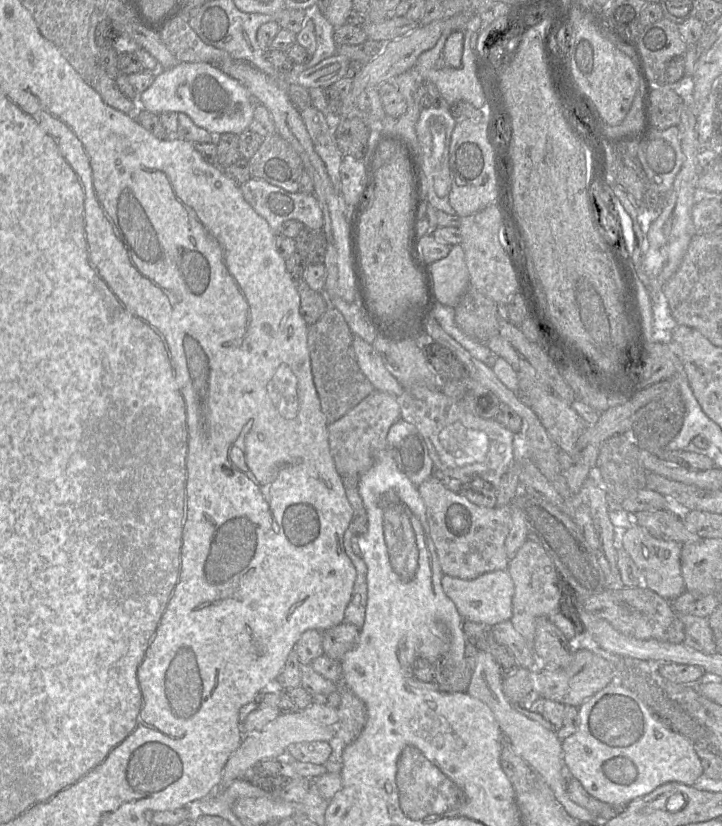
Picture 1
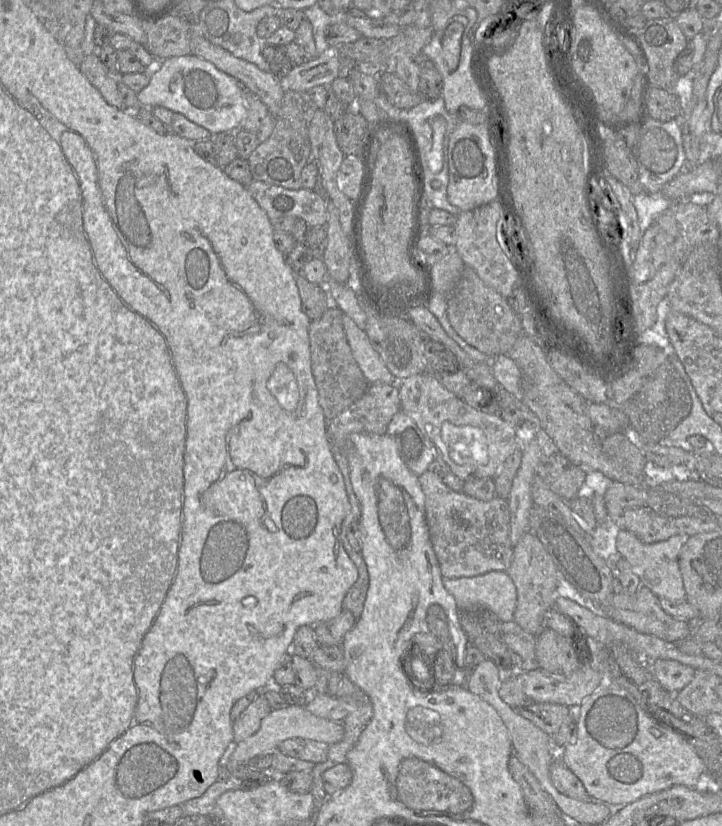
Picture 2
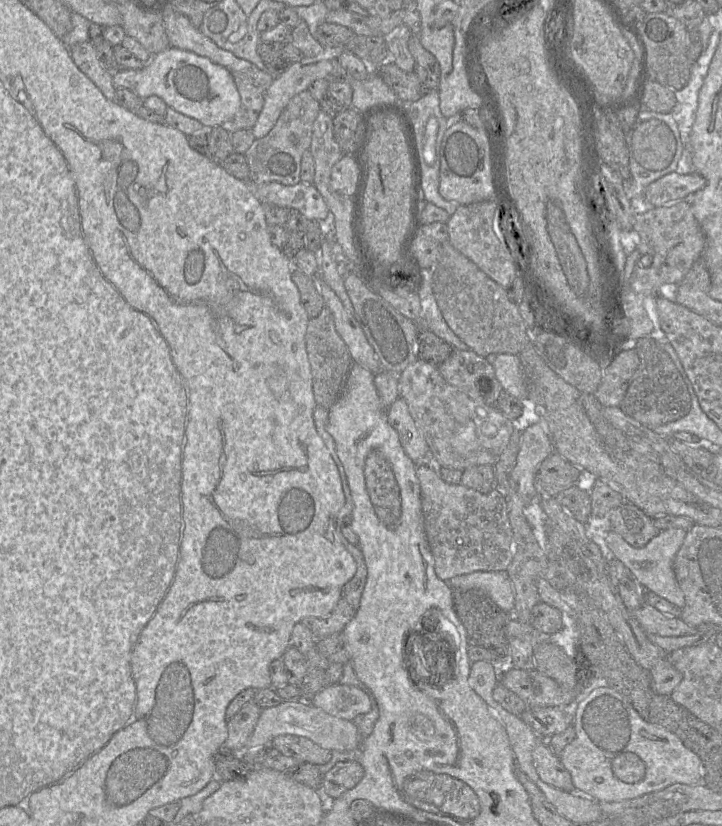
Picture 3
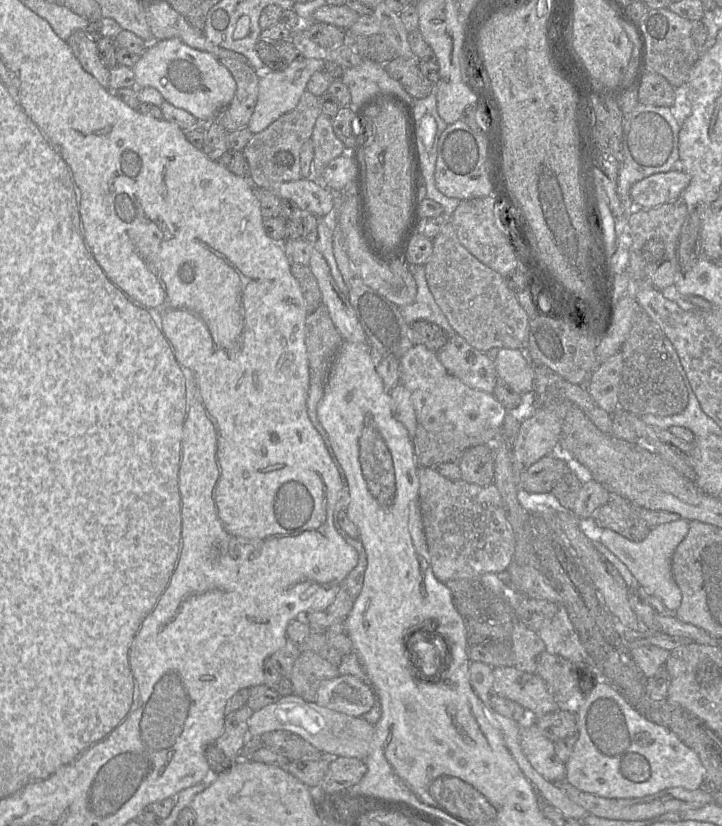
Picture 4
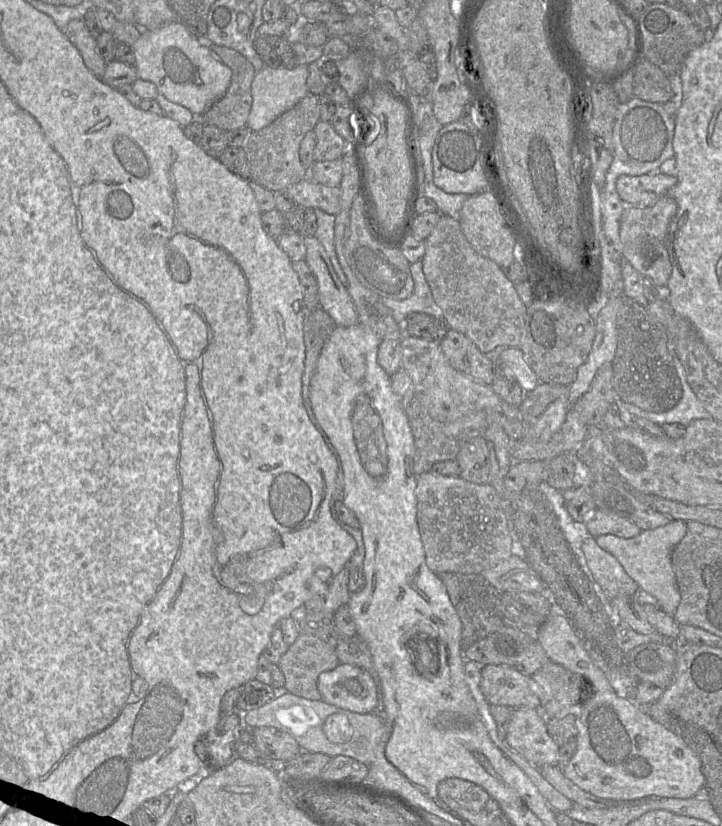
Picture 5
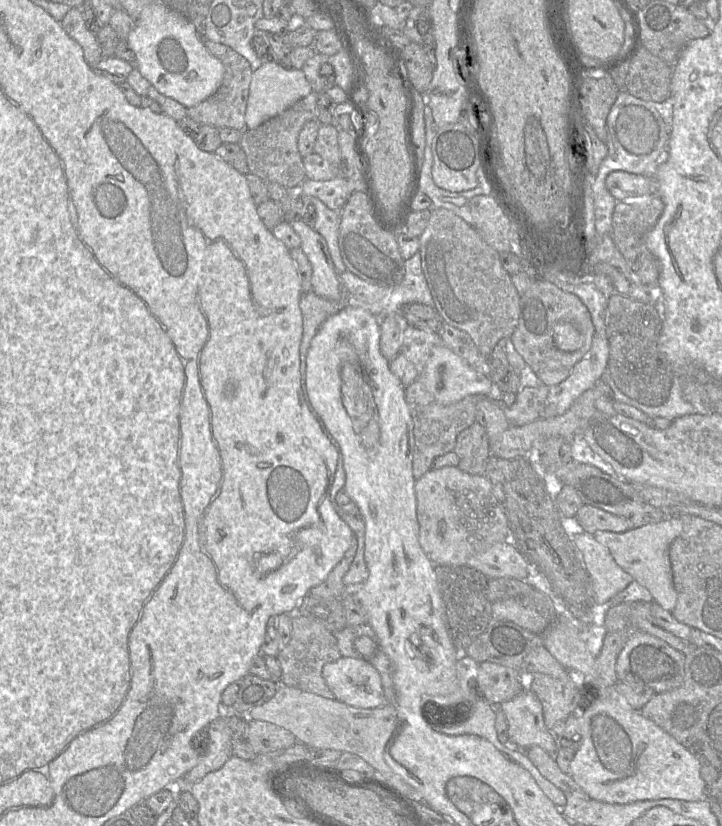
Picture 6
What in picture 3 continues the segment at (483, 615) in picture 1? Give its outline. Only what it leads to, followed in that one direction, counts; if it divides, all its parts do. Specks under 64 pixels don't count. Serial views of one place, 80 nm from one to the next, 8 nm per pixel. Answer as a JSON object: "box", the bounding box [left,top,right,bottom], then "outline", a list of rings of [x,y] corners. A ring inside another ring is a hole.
{"box":[447,571,515,616],"outline":[[[477,571],[453,577],[447,583],[452,589],[482,589],[500,609],[513,616],[515,592],[506,572]]]}

